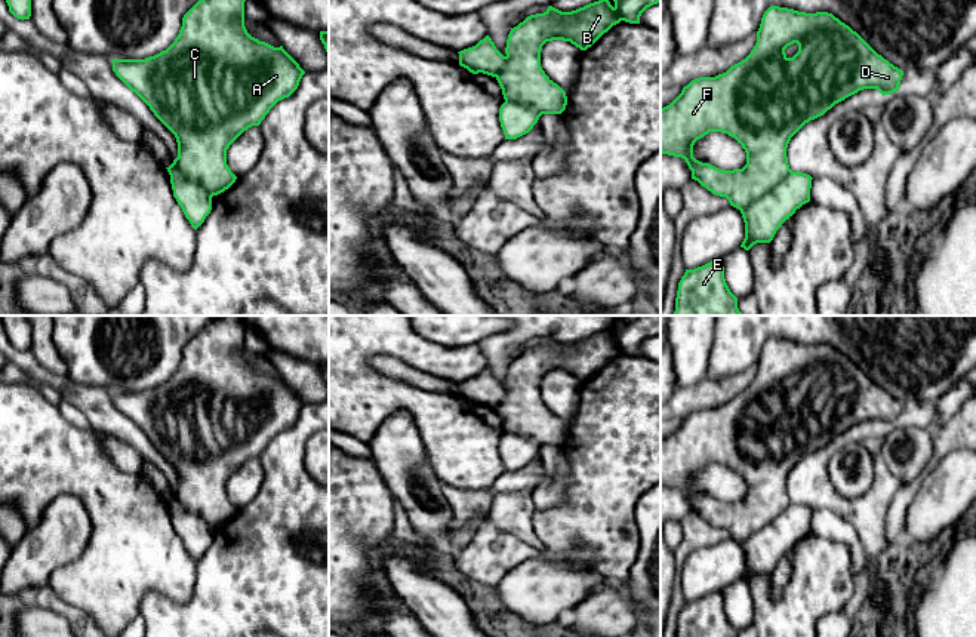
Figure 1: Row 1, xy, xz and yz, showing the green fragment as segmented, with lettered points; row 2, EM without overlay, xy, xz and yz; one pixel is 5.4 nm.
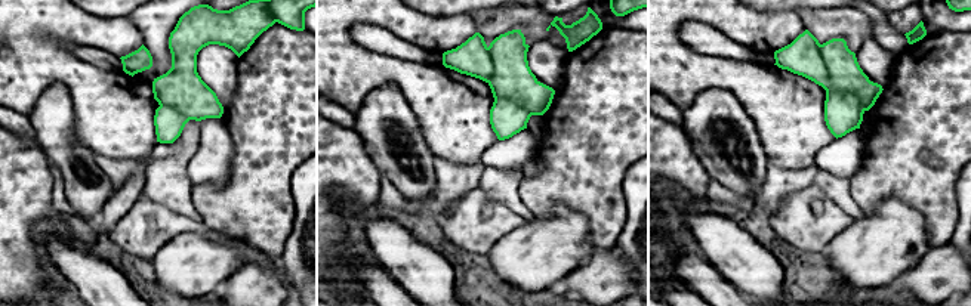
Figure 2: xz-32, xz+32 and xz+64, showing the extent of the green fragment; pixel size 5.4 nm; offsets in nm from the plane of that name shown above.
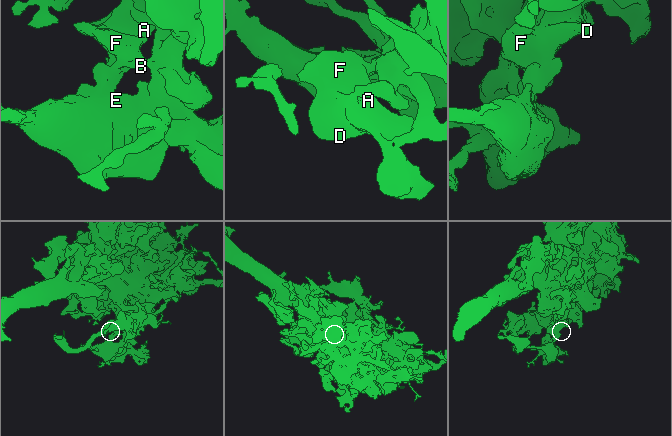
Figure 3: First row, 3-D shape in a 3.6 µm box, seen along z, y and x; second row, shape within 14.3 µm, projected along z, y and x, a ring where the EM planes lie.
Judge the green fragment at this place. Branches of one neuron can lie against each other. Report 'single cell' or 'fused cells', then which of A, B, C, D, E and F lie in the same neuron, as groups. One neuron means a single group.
fused cells; A B C D F / E

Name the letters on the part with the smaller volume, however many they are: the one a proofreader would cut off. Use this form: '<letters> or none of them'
E

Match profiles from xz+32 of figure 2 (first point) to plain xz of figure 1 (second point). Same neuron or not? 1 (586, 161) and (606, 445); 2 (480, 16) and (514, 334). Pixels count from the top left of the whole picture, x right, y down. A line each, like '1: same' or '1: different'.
1: same
2: same

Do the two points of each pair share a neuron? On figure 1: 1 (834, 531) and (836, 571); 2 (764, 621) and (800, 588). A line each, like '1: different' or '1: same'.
1: different
2: same

